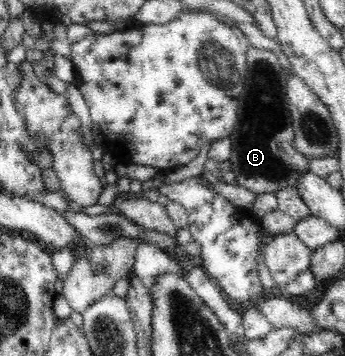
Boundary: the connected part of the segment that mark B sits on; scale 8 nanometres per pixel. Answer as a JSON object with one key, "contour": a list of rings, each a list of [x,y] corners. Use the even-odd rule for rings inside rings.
{"contour":[[[248,45],[246,53],[246,80],[240,95],[238,119],[229,139],[233,146],[231,171],[236,181],[256,196],[277,193],[287,187],[295,188],[303,172],[310,171],[309,158],[293,148],[293,118],[290,112],[287,80],[279,64],[277,53],[253,48]]]}

